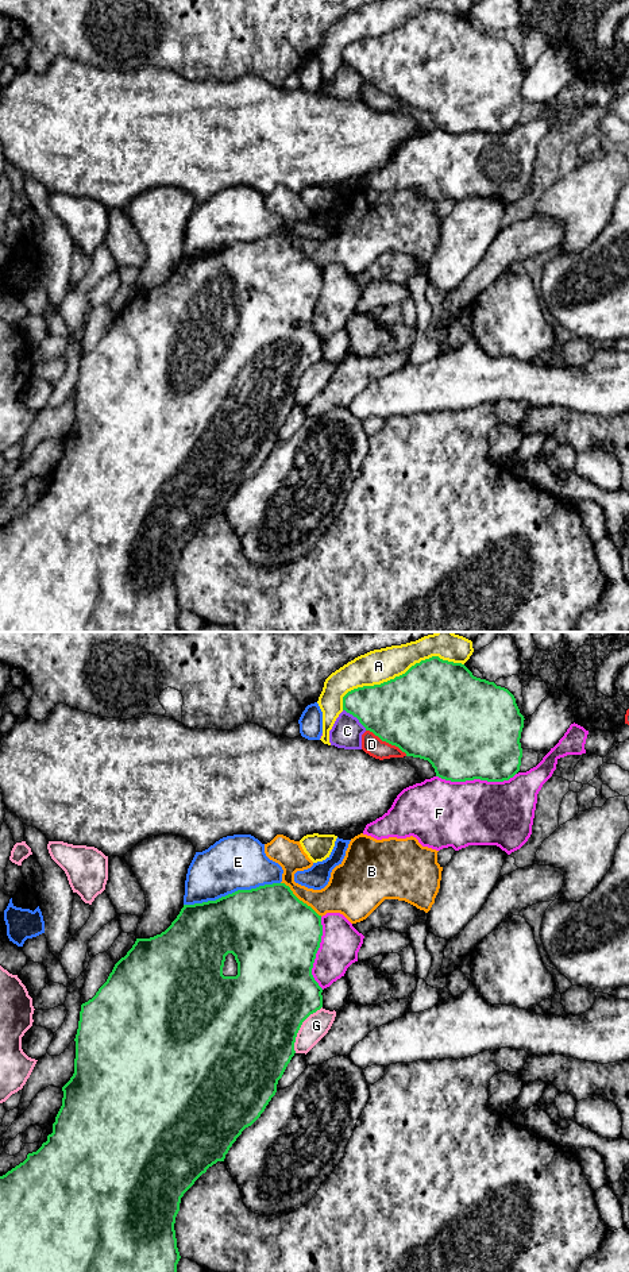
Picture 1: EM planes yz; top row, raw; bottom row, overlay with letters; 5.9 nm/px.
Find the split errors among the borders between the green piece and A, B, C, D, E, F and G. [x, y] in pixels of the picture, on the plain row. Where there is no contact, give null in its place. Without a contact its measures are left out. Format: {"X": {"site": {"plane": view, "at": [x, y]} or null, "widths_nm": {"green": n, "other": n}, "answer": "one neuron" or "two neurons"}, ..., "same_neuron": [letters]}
{"A": {"site": {"plane": "yz", "at": [397, 29]}, "widths_nm": {"green": 500, "other": 200}, "answer": "two neurons"}, "B": {"site": {"plane": "yz", "at": [301, 253]}, "widths_nm": {"green": 500, "other": 220}, "answer": "one neuron"}, "C": {"site": {"plane": "yz", "at": [355, 68]}, "widths_nm": {"green": 380, "other": 180}, "answer": "two neurons"}, "D": {"site": {"plane": "yz", "at": [386, 93]}, "widths_nm": {"green": 480, "other": 120}, "answer": "two neurons"}, "E": {"site": {"plane": "yz", "at": [232, 245]}, "widths_nm": {"green": 440, "other": 320}, "answer": "two neurons"}, "F": {"site": {"plane": "yz", "at": [475, 130]}, "widths_nm": {"green": 500, "other": 380}, "answer": "two neurons"}, "G": {"site": {"plane": "yz", "at": [300, 378]}, "widths_nm": {"green": 500, "other": 150}, "answer": "two neurons"}, "same_neuron": ["B"]}

